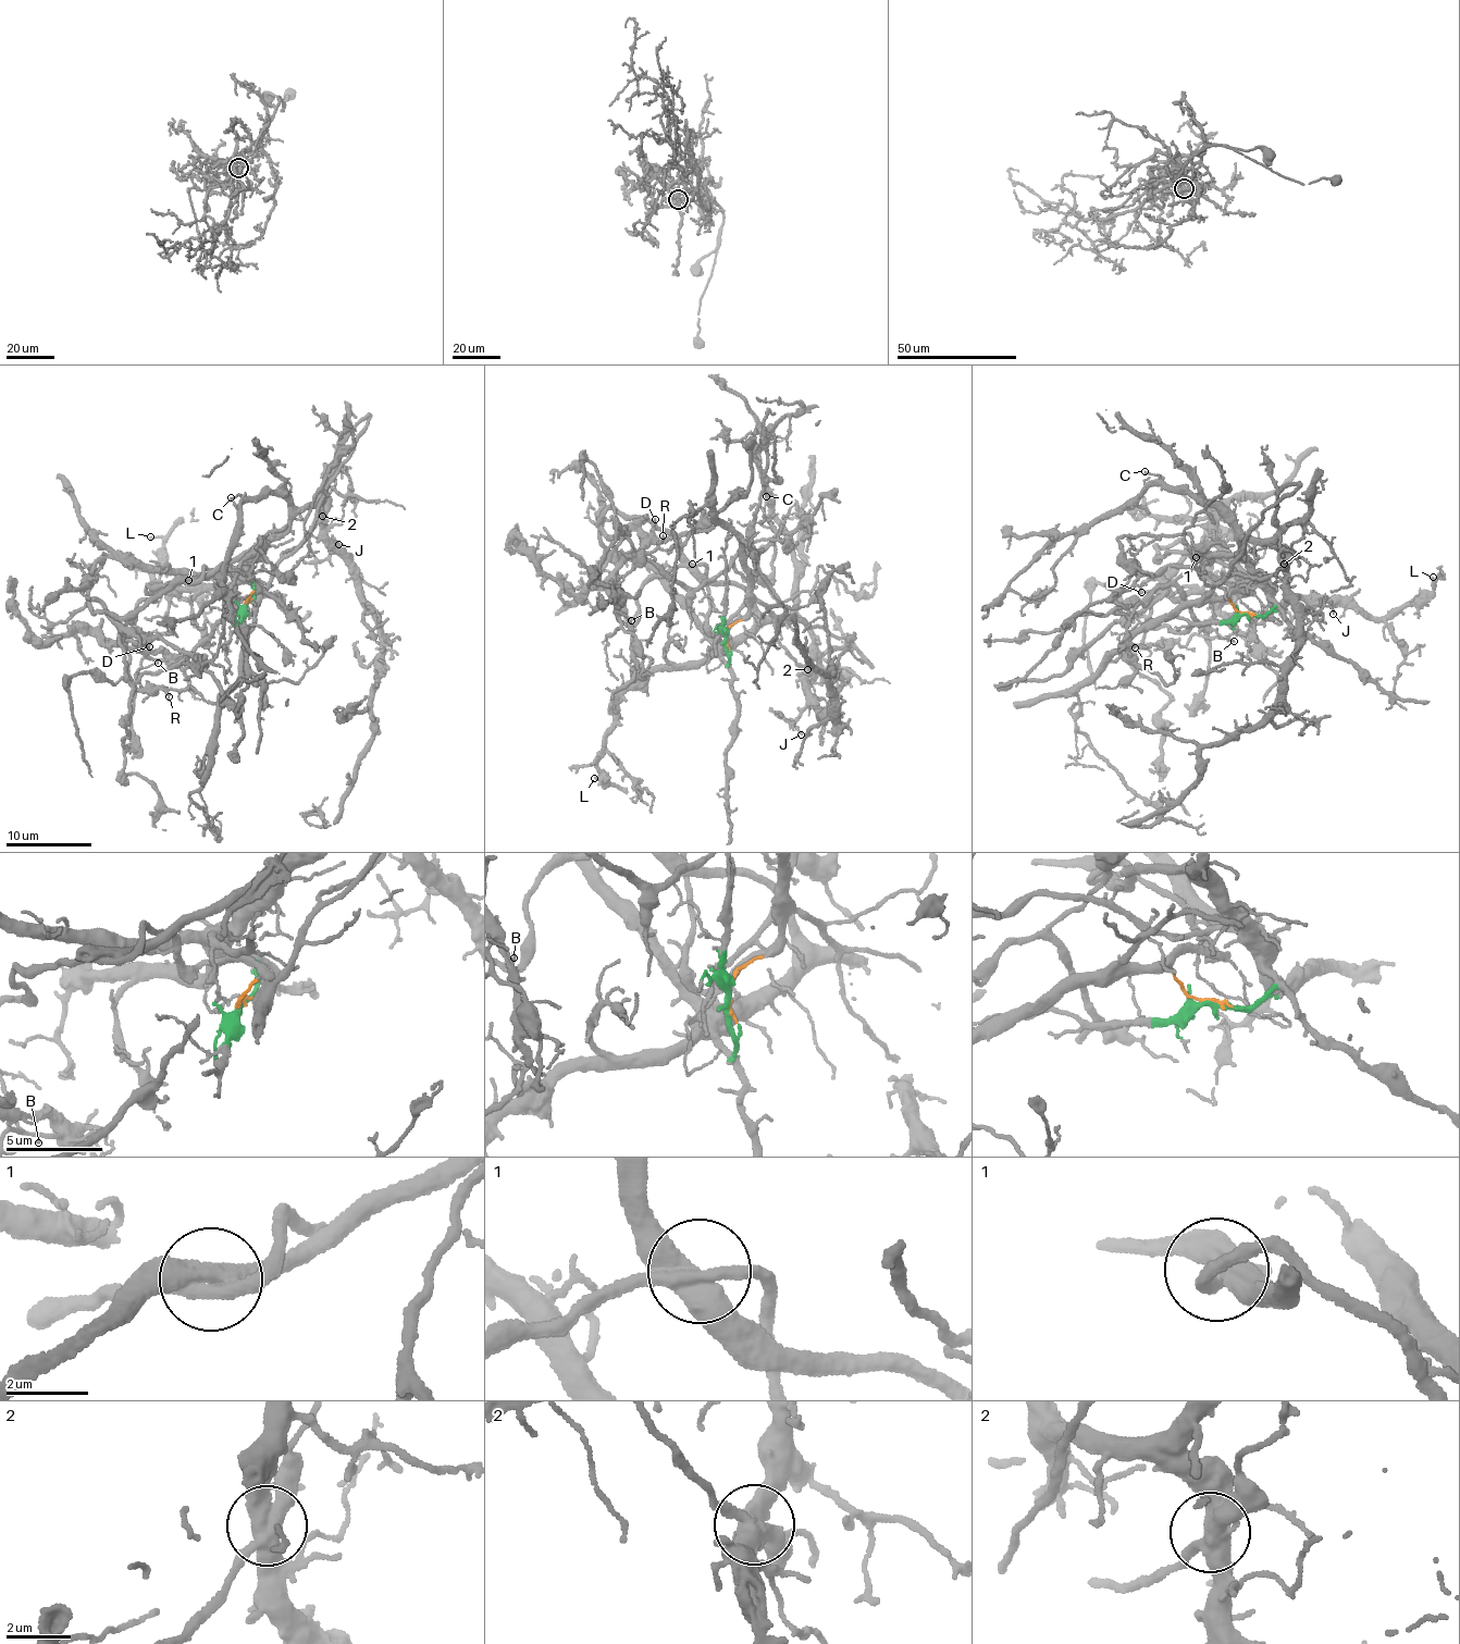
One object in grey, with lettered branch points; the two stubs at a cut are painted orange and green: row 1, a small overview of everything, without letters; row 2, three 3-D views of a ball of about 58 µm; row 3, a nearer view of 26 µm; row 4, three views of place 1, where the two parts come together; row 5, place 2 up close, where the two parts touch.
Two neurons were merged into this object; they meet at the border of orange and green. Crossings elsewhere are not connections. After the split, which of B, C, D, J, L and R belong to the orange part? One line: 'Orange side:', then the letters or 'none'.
Orange side: B, R

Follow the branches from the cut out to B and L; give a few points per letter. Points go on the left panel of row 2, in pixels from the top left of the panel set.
B: (247, 602), (259, 592), (239, 679), (219, 700), (206, 701), (190, 687), (143, 688), (140, 668), (158, 664)
L: (247, 602), (251, 581), (159, 591), (162, 585), (156, 594), (163, 544), (149, 536)

